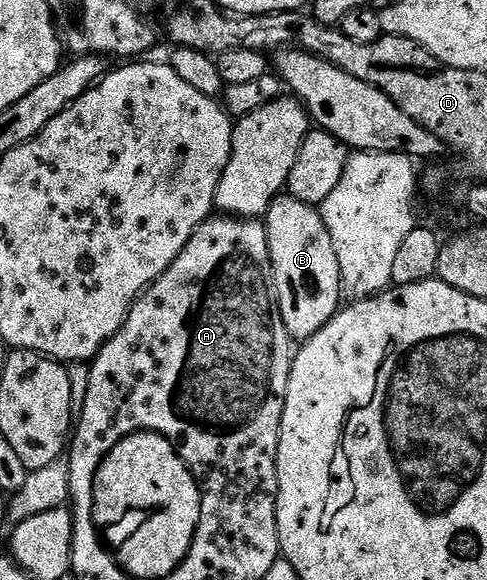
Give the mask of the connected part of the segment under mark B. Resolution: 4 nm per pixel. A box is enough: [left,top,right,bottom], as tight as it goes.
[263,195,343,343]

